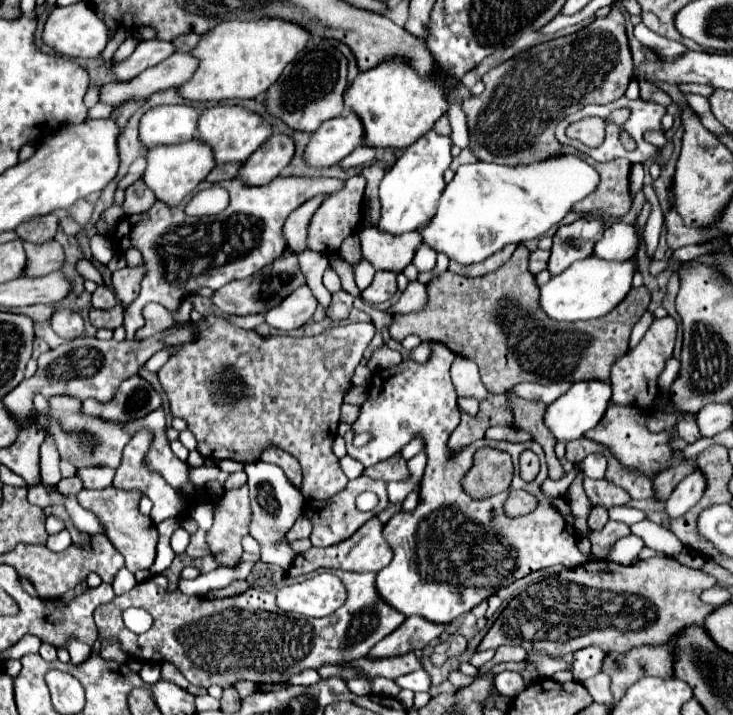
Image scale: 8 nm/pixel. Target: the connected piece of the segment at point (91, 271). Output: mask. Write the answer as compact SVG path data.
M86 258L77 262L76 270L84 279L90 279L90 281L94 281L94 283L98 283L98 285L104 283L102 282L102 273L100 273L100 271L92 265L91 261Z

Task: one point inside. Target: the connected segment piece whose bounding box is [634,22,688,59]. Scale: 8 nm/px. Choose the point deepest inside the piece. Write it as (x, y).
(664, 47)

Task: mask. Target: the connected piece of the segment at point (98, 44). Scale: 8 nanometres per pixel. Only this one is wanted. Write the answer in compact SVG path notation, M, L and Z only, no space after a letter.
M74 3L68 7L54 7L44 23L42 33L44 45L54 49L54 53L62 57L72 57L72 53L80 53L80 57L72 59L92 59L98 57L100 51L106 47L106 25L96 17L96 13L86 3Z

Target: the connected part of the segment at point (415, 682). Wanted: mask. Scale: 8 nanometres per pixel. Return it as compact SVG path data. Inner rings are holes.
M424 669L416 671L416 673L410 673L410 675L404 675L404 677L398 677L396 679L396 685L400 689L410 689L410 691L428 691L430 687L430 677Z

